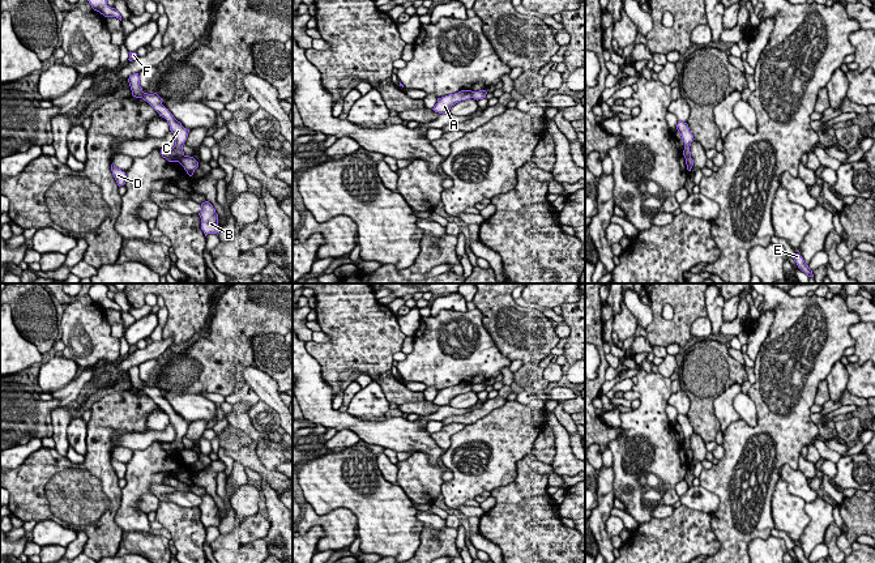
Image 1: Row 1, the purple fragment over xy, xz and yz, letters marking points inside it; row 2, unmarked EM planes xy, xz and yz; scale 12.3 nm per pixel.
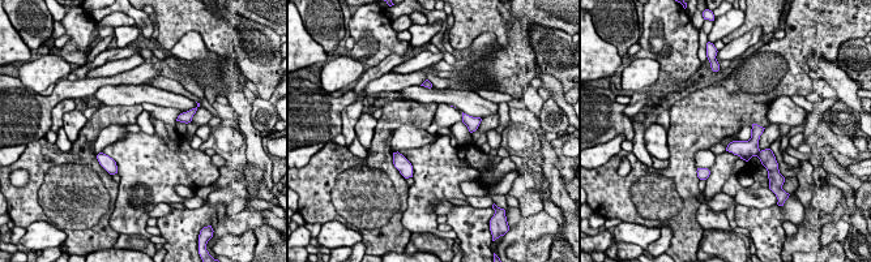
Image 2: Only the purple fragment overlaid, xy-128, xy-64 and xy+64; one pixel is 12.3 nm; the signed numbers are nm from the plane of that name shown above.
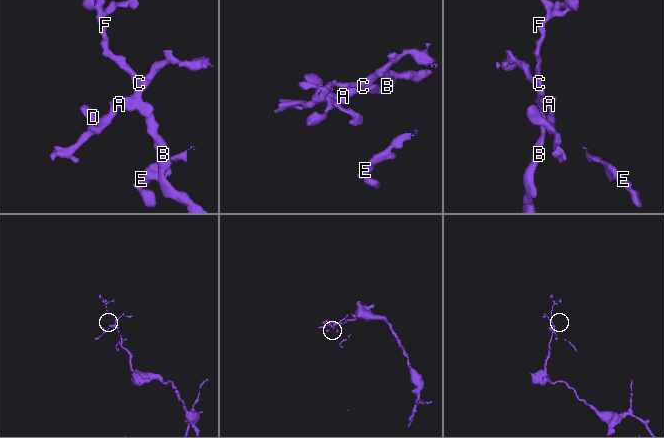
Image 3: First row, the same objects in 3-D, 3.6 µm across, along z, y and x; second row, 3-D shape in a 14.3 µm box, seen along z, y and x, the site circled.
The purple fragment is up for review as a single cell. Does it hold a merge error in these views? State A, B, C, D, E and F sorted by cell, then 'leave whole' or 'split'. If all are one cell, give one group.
A C D E F / B | split

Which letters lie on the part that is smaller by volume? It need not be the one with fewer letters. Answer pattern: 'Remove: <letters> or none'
Remove: A, C, D, E, F

